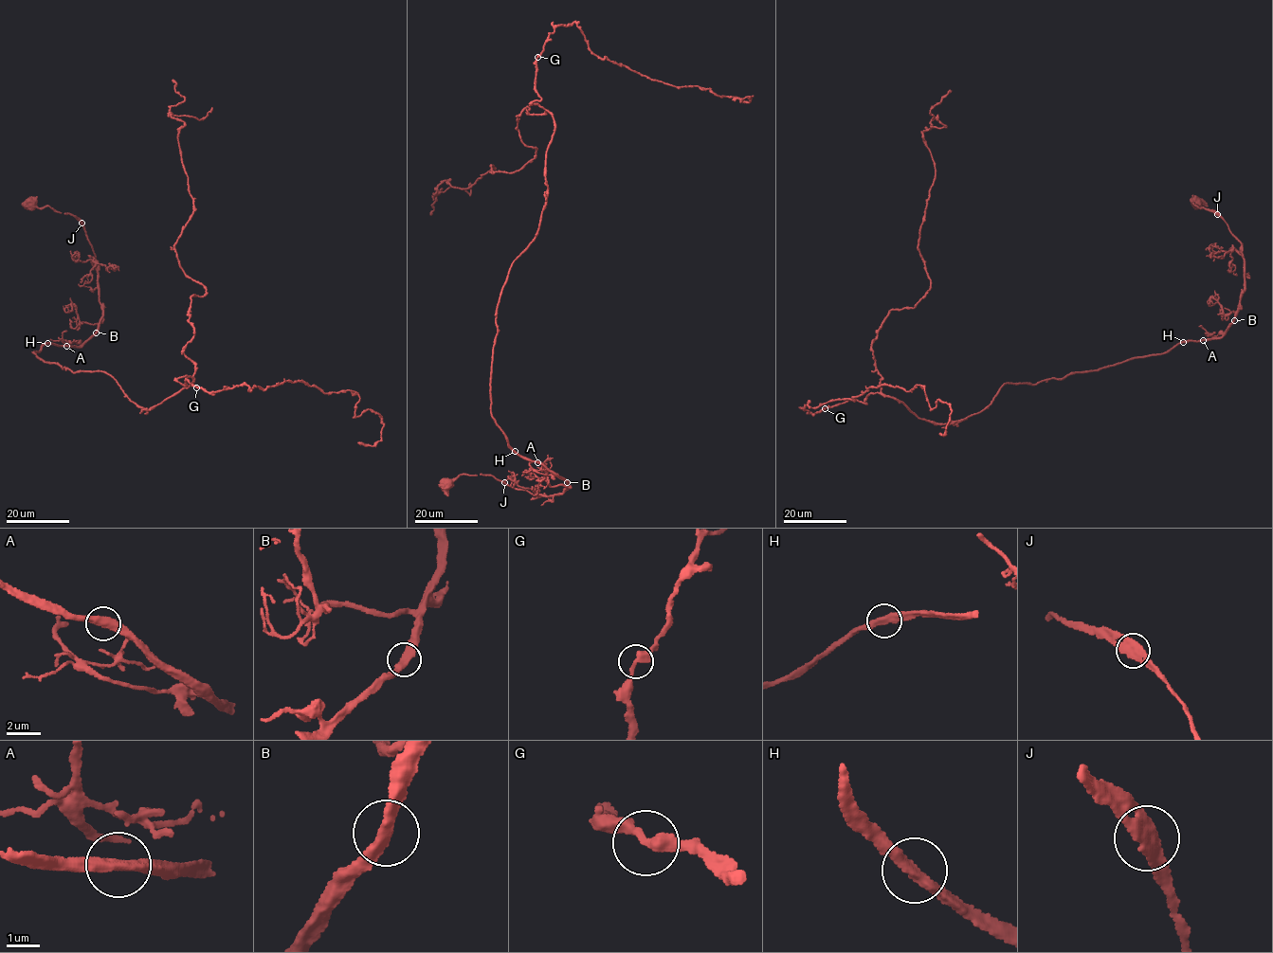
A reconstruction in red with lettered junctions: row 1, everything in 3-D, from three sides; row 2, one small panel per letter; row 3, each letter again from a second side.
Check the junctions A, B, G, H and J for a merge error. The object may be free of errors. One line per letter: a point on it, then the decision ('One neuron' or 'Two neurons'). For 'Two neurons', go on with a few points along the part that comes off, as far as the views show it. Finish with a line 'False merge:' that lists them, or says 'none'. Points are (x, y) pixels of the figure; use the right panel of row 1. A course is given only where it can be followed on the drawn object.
A: Place: (1203, 340). One neuron
B: Place: (1234, 320). One neuron
G: Place: (825, 408). One neuron
H: Place: (1183, 342). One neuron
J: Place: (1217, 214). One neuron
False merge: none

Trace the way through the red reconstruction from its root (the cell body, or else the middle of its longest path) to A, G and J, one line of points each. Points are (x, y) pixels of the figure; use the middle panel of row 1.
A: (446, 481), (463, 475), (490, 475), (537, 496), (560, 494), (568, 487), (564, 479), (537, 462)
G: (446, 481), (568, 487), (511, 450), (491, 410), (500, 296), (546, 204), (554, 124), (532, 102), (537, 57)
J: (446, 481), (463, 475), (482, 475), (492, 476), (504, 482)

